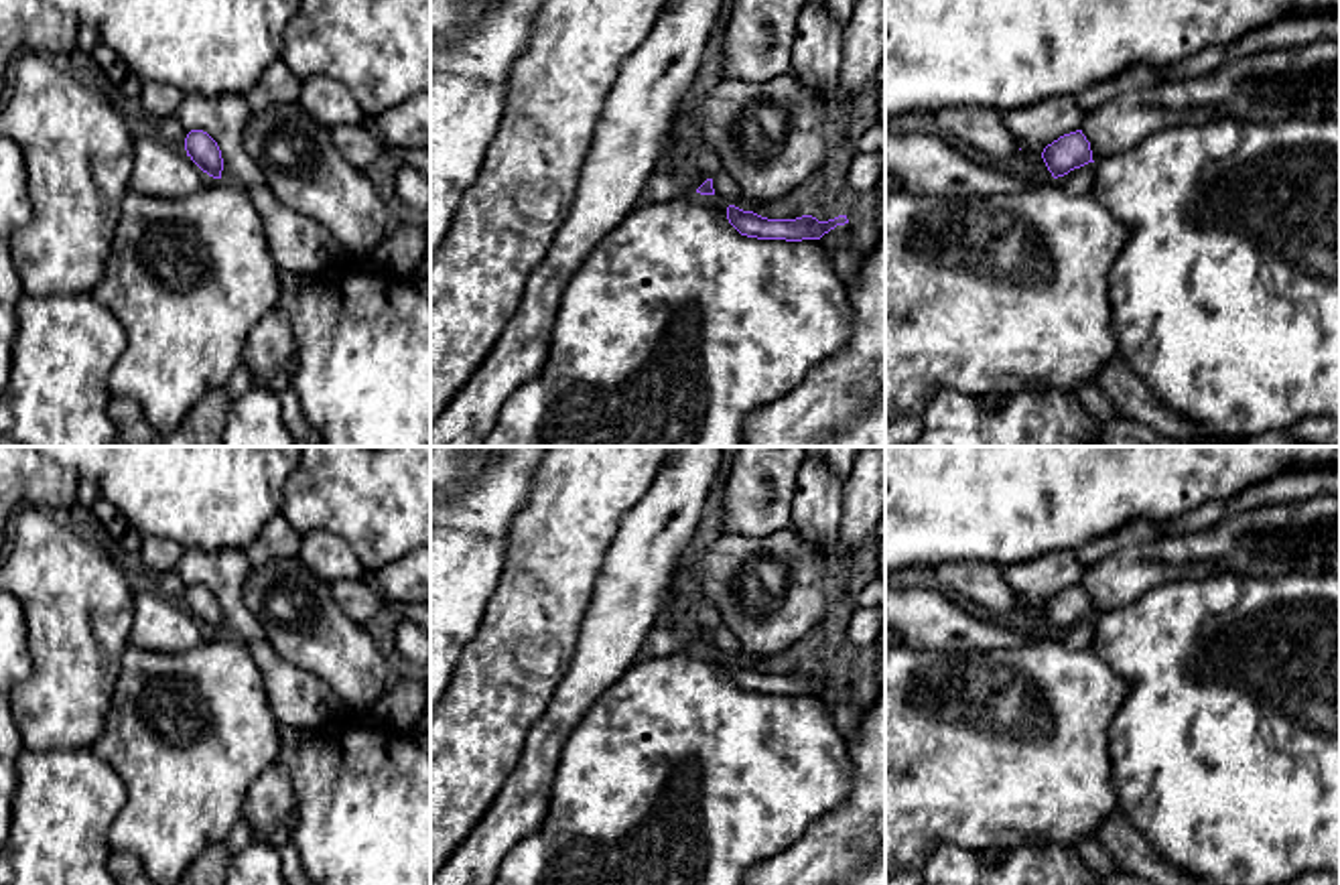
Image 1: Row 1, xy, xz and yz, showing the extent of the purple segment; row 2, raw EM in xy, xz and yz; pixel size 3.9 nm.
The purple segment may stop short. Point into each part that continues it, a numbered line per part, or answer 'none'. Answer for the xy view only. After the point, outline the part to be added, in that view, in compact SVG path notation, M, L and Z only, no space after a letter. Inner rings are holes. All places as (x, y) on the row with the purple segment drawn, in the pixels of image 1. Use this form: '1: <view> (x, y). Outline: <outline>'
none

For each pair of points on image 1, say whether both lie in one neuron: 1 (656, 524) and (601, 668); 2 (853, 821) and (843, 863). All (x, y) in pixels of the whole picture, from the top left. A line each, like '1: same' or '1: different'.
1: same
2: same

